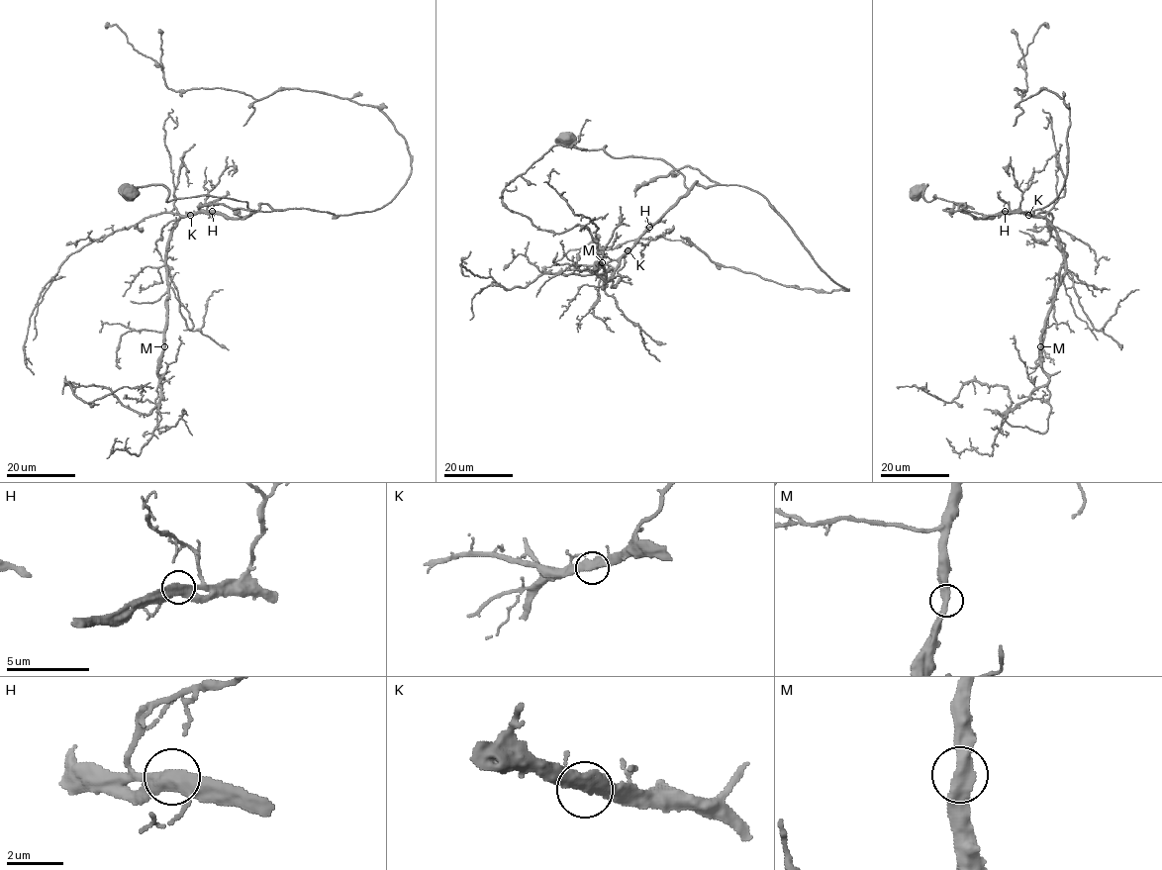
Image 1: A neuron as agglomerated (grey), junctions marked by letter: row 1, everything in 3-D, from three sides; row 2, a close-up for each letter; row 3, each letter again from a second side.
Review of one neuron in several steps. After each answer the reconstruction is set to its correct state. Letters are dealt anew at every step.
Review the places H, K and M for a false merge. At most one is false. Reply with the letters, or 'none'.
none

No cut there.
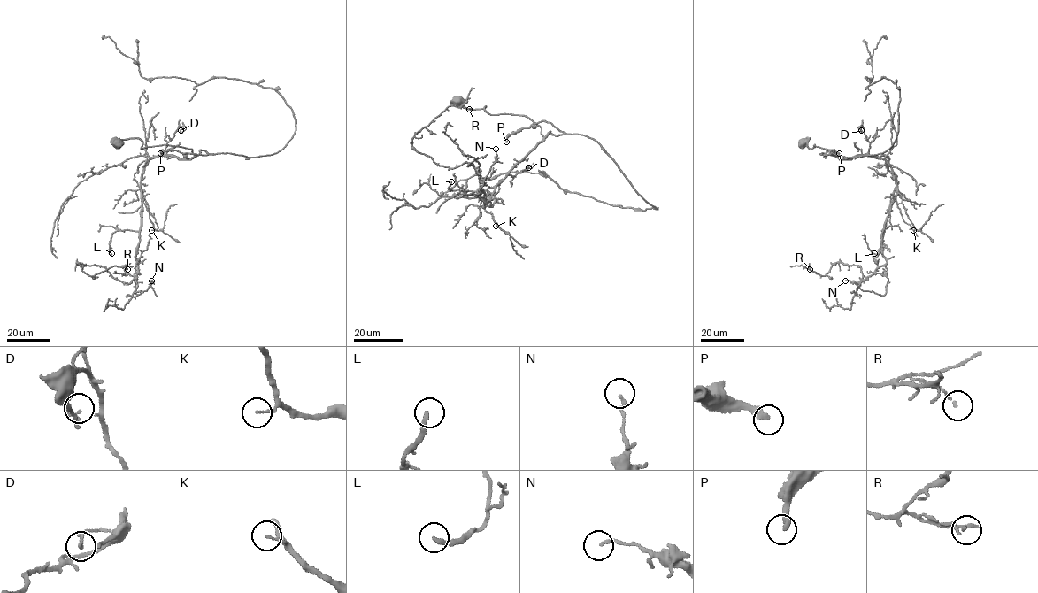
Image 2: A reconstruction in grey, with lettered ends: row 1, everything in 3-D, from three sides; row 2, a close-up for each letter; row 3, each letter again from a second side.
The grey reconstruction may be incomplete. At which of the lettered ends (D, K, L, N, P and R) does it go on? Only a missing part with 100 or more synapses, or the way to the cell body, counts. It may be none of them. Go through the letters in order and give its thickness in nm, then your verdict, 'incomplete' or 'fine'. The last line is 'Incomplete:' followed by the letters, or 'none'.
D: 150 nm thick; fine
K: 80 nm thick; fine
L: 200 nm thick; fine
N: 140 nm thick; fine
P: 340 nm thick; incomplete
R: 130 nm thick; fine
Incomplete: P

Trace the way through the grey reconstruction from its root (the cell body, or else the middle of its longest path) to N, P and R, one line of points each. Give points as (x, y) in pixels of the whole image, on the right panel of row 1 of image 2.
N: (803, 143), (841, 158), (882, 157), (891, 170), (886, 292), (845, 281)
P: (803, 143), (810, 138), (810, 149), (814, 144), (834, 155), (833, 150), (820, 154), (827, 150), (839, 153)
R: (803, 143), (841, 158), (882, 157), (896, 188), (885, 264), (857, 283), (859, 265), (810, 269)

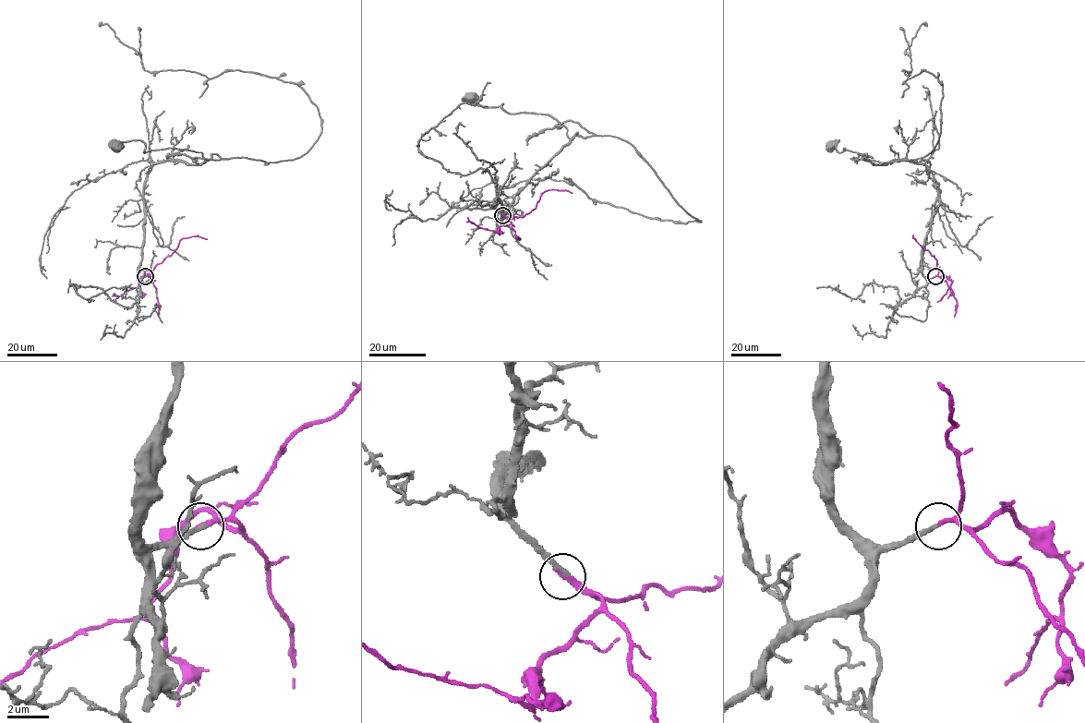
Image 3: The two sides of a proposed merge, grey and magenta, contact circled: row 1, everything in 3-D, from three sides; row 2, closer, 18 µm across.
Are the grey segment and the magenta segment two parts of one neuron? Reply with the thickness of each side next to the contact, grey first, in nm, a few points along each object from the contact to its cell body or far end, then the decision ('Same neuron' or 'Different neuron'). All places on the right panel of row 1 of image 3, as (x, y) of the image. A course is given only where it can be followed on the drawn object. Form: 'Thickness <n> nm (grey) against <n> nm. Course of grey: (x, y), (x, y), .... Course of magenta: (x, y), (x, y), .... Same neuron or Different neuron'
Thickness 240 nm (grey) against 240 nm. Course of grey: (935, 276), (922, 263), (938, 204), (933, 174), (830, 147). Course of magenta: (935, 276), (938, 273), (936, 259), (915, 239). Same neuron

